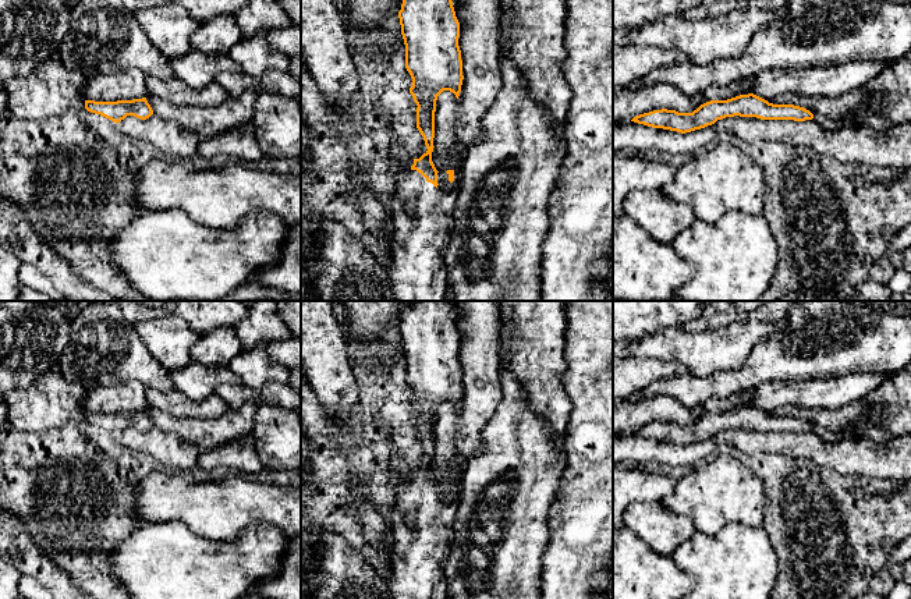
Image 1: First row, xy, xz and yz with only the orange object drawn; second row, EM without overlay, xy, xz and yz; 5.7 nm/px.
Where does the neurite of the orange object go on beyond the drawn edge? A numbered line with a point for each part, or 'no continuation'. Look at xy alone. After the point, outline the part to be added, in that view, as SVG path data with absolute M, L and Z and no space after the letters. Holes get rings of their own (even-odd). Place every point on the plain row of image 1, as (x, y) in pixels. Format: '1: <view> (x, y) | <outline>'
no continuation

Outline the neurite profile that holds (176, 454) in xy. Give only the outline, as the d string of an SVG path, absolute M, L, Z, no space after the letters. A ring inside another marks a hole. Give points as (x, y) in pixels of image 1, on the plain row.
M156 426L146 432L127 428L117 437L125 447L153 457L169 471L187 474L198 467L201 450L195 444Z

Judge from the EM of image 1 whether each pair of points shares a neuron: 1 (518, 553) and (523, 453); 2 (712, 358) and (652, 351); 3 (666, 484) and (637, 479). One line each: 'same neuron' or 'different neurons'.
1: same neuron
2: same neuron
3: same neuron

